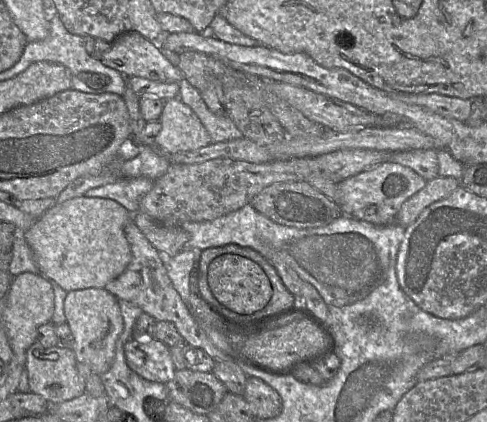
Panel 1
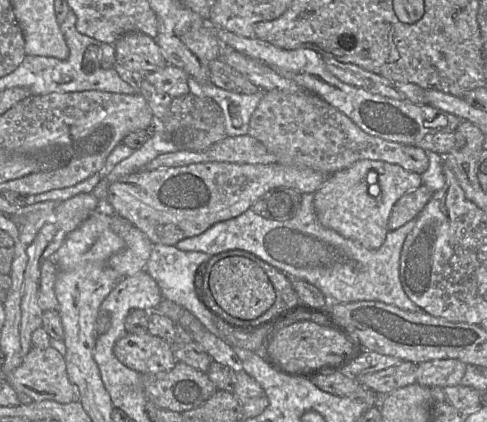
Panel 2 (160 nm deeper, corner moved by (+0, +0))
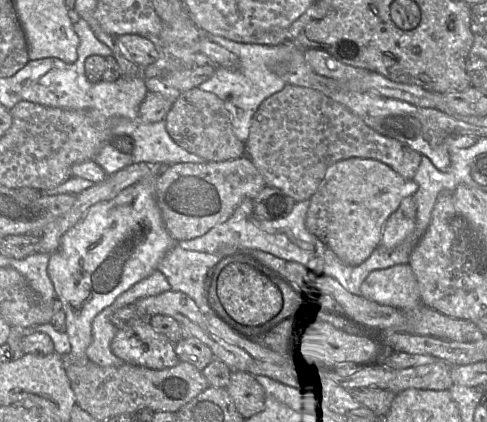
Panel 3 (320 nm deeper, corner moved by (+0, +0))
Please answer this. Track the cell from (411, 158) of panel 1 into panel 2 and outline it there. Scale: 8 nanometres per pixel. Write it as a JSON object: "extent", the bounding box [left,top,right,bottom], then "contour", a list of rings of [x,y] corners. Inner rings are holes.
{"extent":[248,89,429,175],"contour":[[[304,89],[264,91],[250,118],[248,134],[275,155],[277,163],[307,167],[326,175],[348,168],[359,160],[384,161],[419,175],[429,167],[428,153],[424,149],[371,135],[328,102]]]}

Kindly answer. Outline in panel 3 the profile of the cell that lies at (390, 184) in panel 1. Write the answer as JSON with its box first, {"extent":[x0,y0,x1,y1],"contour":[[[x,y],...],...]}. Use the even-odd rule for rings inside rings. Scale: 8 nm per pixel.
{"extent":[305,157,419,266],"contour":[[[353,157],[338,161],[328,168],[319,188],[309,199],[305,216],[306,229],[321,239],[345,264],[358,266],[380,245],[384,224],[398,209],[402,199],[413,196],[418,188],[419,185],[414,180],[403,178],[378,160]]]}

